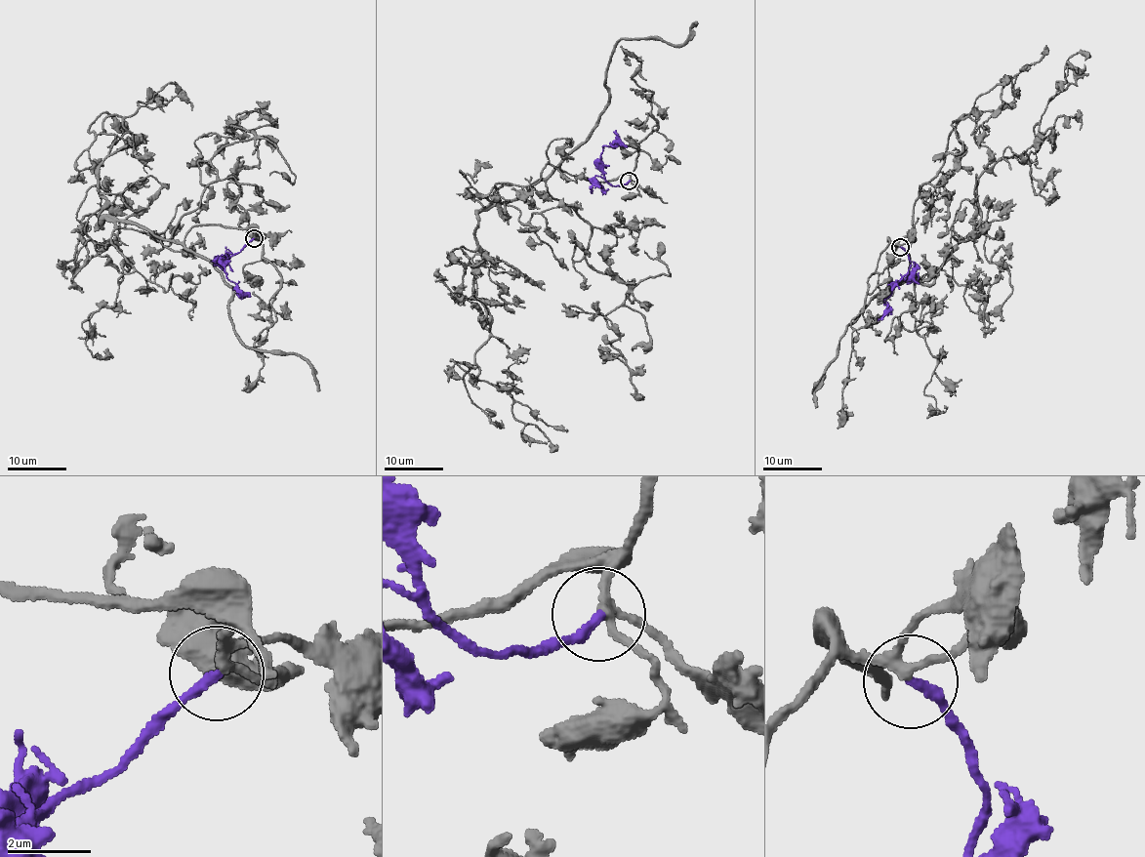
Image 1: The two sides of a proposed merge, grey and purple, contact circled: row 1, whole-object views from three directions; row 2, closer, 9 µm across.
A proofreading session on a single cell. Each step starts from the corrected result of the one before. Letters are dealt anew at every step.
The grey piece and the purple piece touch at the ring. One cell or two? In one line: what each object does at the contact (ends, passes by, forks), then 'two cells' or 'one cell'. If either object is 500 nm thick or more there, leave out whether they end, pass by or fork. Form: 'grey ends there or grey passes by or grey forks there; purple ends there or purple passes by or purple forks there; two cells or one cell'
grey forks there; purple ends there; one cell

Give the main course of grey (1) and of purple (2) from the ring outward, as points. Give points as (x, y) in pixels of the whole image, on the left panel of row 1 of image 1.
1: (255, 239), (102, 225), (103, 121), (170, 83), (182, 97)
2: (253, 239), (228, 259), (225, 266), (239, 297)

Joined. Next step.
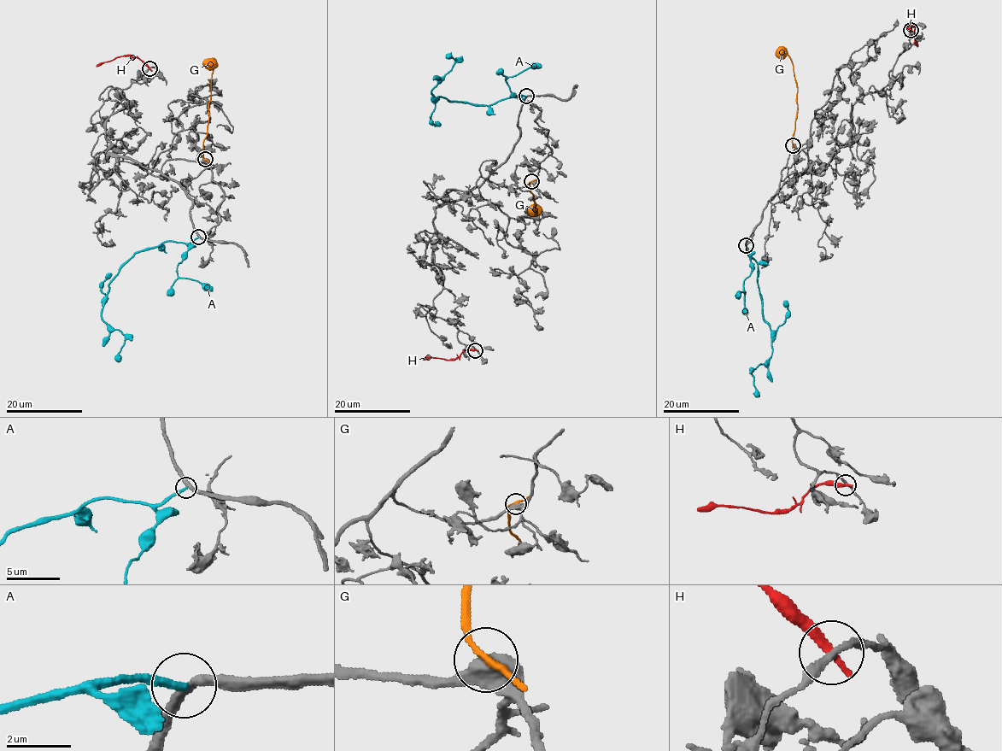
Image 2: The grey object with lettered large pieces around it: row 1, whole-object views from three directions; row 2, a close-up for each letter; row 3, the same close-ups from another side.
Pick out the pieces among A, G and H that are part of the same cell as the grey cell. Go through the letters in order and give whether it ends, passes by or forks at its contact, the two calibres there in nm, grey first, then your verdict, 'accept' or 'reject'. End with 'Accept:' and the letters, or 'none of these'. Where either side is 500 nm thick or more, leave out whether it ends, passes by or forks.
A: it ends there; 300 nm thick on the grey side, 260 nm on the other; reject
G: 550 nm thick on the grey side, 170 nm on the other; reject
H: it ends there; 190 nm thick on the grey side, 340 nm on the other; reject
Accept: none of these

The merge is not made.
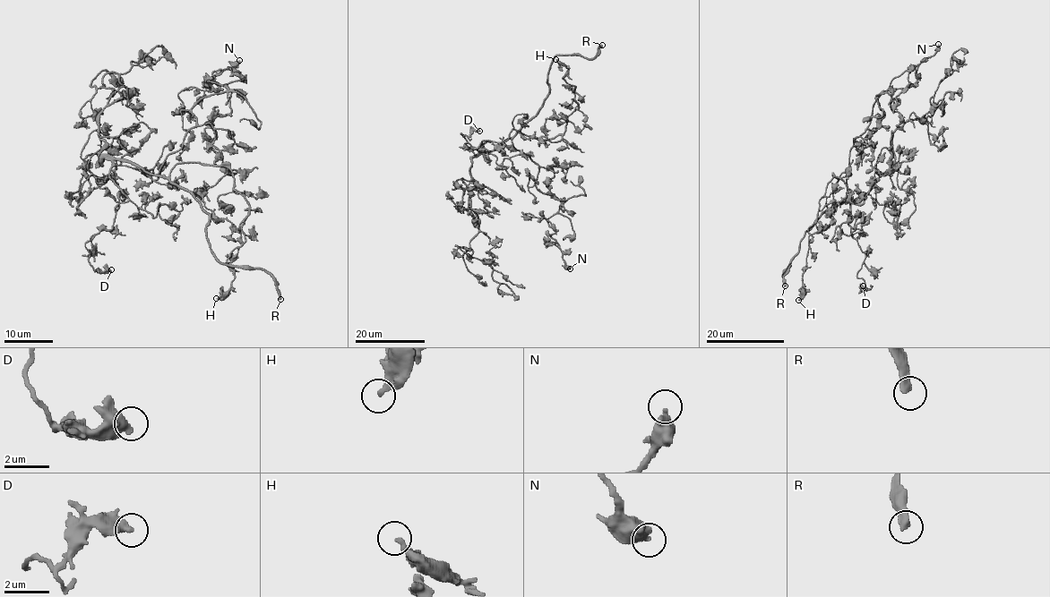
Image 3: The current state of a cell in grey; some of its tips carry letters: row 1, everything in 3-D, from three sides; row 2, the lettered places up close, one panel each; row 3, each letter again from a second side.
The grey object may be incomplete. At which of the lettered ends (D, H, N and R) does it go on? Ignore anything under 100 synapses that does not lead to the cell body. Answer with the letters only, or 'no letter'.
R

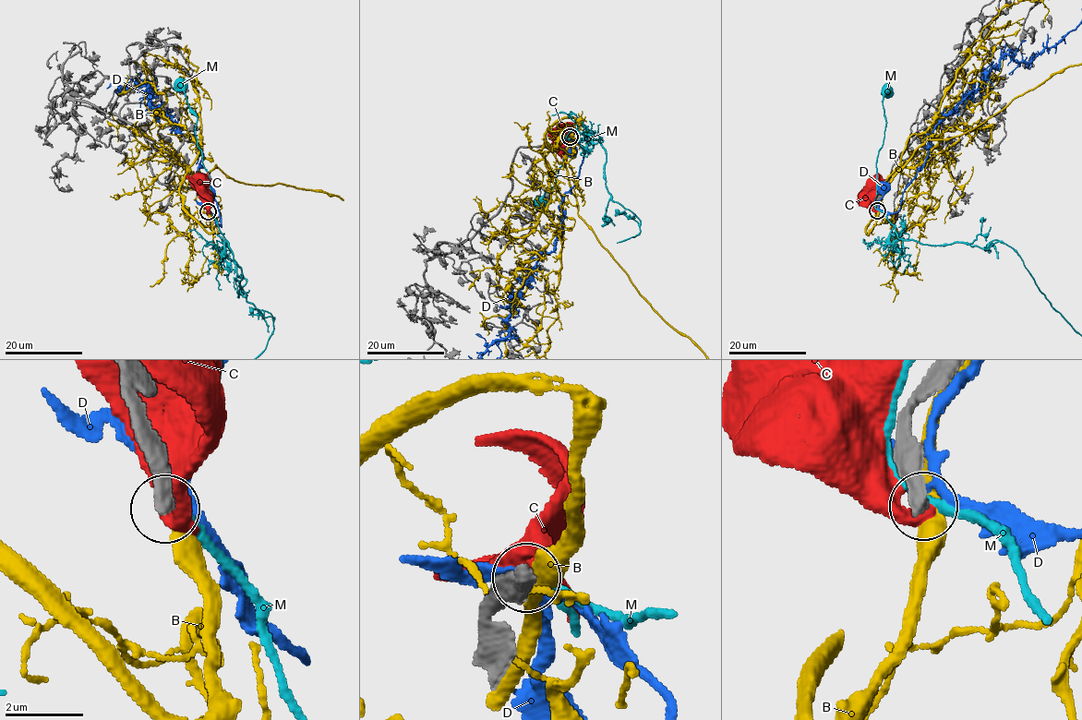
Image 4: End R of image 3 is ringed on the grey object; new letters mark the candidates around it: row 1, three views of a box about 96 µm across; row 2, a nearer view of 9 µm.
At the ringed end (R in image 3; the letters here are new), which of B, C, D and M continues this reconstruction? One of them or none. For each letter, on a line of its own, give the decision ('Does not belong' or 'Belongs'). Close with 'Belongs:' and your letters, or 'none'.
B: Does not belong
C: Belongs
D: Does not belong
M: Does not belong
Belongs: C

